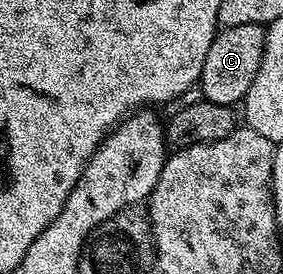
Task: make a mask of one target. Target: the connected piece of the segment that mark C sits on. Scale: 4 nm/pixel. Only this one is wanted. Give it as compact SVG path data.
M239 24L235 28L218 29L207 60L203 60L203 72L199 83L200 97L206 102L236 107L244 103L247 92L259 72L263 60L266 27L259 24Z

